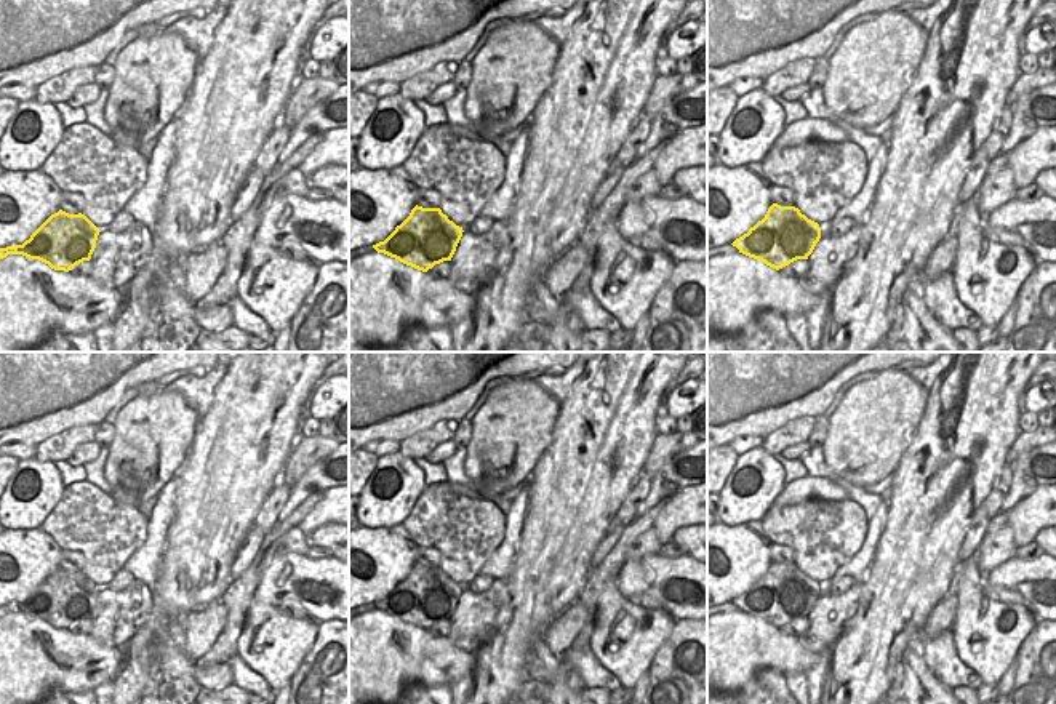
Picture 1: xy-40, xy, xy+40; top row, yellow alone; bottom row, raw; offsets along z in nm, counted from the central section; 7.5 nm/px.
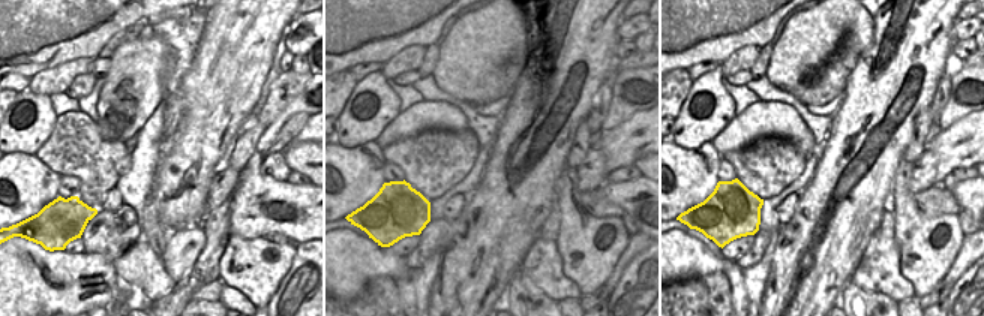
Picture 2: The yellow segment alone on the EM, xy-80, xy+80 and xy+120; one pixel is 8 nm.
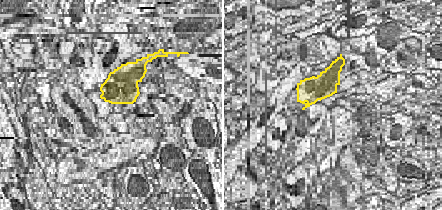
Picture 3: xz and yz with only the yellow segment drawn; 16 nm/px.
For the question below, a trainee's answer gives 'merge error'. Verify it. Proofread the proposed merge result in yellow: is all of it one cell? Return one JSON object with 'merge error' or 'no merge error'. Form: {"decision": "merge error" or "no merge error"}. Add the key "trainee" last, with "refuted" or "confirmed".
{"decision": "merge error", "trainee": "confirmed"}

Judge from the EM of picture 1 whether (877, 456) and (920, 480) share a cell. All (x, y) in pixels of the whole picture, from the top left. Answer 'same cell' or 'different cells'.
different cells

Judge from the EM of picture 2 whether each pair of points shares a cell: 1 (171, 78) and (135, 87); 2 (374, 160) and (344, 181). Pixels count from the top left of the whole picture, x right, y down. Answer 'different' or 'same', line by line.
1: different
2: same

